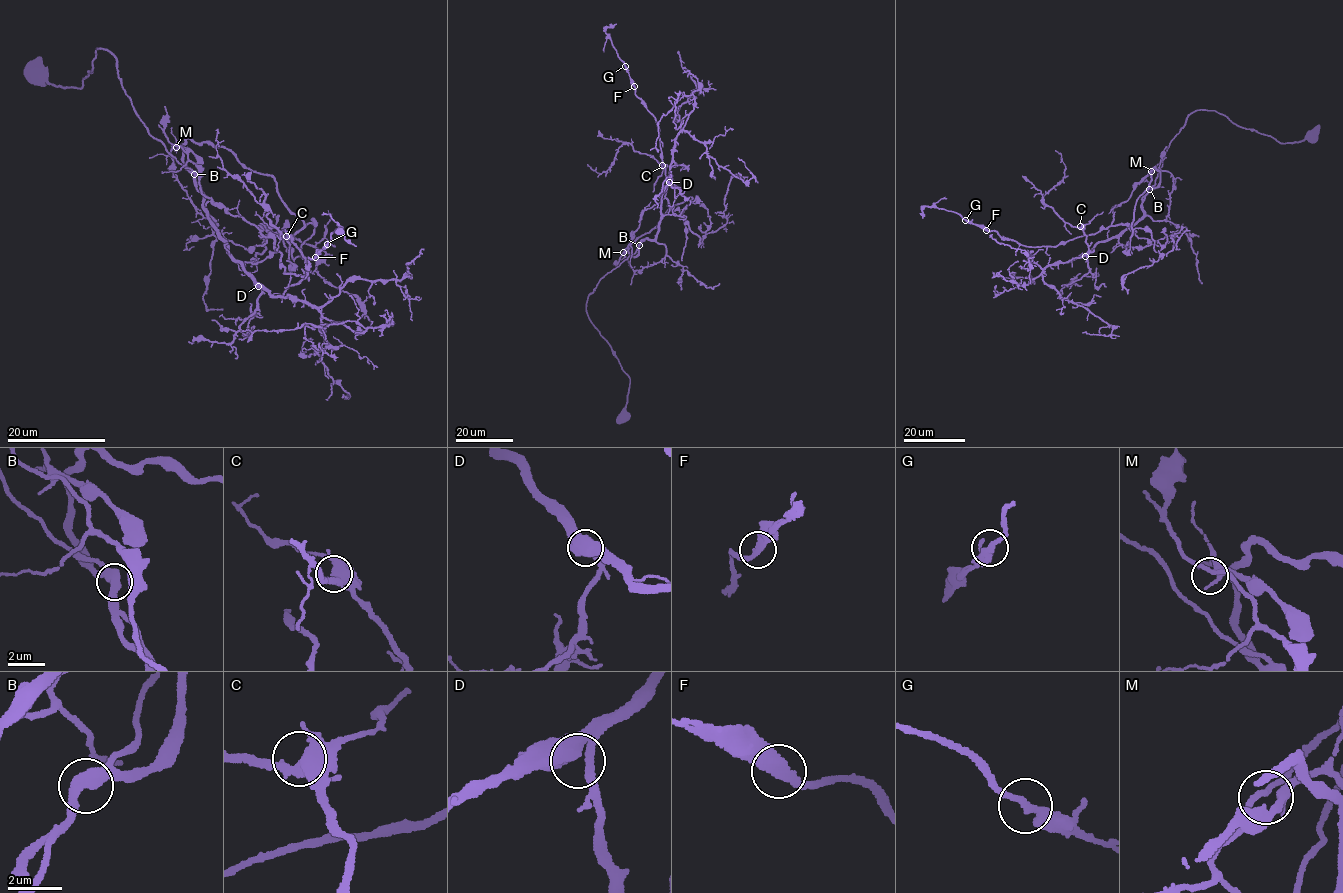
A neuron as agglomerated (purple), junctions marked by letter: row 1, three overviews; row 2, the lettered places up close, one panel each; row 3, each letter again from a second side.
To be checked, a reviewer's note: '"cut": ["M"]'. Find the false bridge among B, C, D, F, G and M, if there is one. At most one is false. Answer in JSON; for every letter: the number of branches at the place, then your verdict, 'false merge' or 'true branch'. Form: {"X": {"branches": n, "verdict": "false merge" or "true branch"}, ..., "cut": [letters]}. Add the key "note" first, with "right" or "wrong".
{"note": "wrong", "B": {"branches": 2, "verdict": "true branch"}, "C": {"branches": 3, "verdict": "true branch"}, "D": {"branches": 3, "verdict": "true branch"}, "F": {"branches": 2, "verdict": "true branch"}, "G": {"branches": 2, "verdict": "true branch"}, "M": {"branches": 2, "verdict": "true branch"}, "cut": []}

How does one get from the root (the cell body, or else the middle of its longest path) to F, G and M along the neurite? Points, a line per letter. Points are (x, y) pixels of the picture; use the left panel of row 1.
F: (37, 71), (83, 88), (108, 49), (228, 254), (255, 261), (262, 227), (284, 272), (308, 275), (315, 256)
G: (37, 71), (83, 88), (111, 52), (236, 261), (262, 227), (285, 273), (327, 243)
M: (37, 71), (83, 88), (97, 48), (108, 49), (139, 120), (192, 170), (214, 220), (174, 174), (176, 147)

